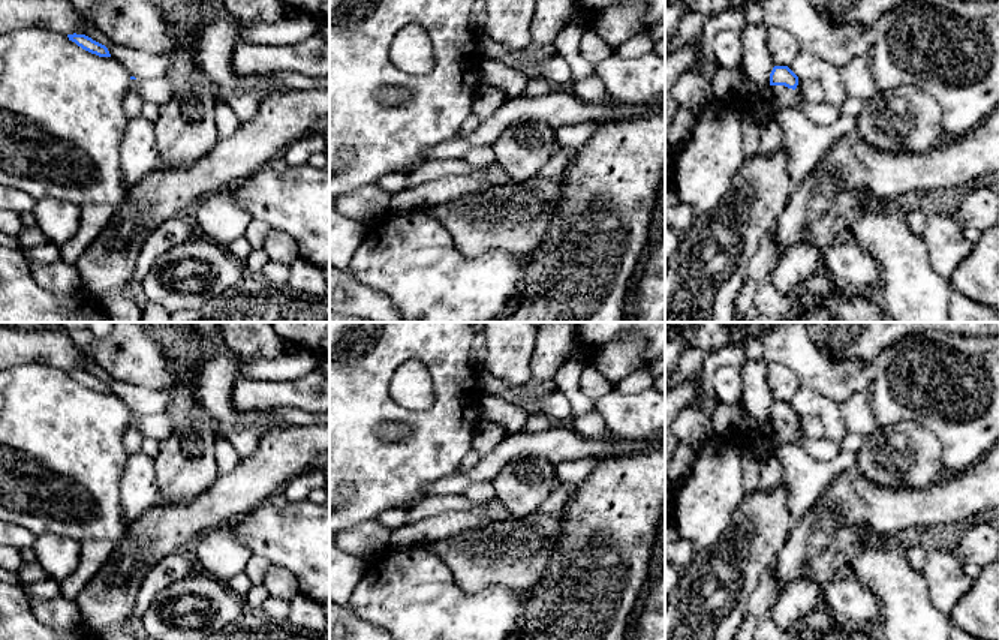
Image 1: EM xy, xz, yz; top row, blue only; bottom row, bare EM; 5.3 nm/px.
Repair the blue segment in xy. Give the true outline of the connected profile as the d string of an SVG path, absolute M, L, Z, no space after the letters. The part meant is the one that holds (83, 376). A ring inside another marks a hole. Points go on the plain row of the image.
M67 370L69 376L75 378L82 385L96 390L99 393L111 393L108 384L85 370Z

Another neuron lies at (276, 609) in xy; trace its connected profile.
M270 597L264 603L261 612L264 612L271 621L286 625L291 613L291 604L277 597Z

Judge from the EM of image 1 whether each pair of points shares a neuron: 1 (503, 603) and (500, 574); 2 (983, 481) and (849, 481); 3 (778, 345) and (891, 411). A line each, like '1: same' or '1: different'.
1: different
2: same
3: same

